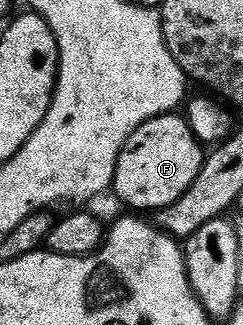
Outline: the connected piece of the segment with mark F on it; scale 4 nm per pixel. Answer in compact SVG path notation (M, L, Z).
M183 113L154 116L138 124L122 144L114 164L111 193L116 193L133 211L161 210L190 188L194 176L198 176L198 168L204 163L205 153L205 147L196 138Z

